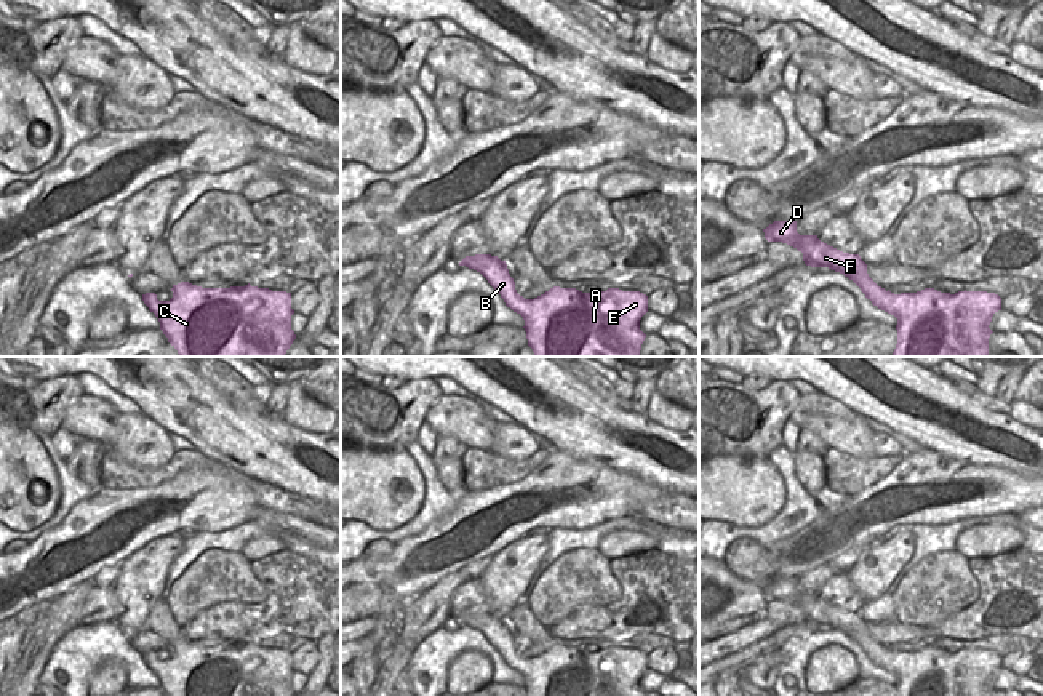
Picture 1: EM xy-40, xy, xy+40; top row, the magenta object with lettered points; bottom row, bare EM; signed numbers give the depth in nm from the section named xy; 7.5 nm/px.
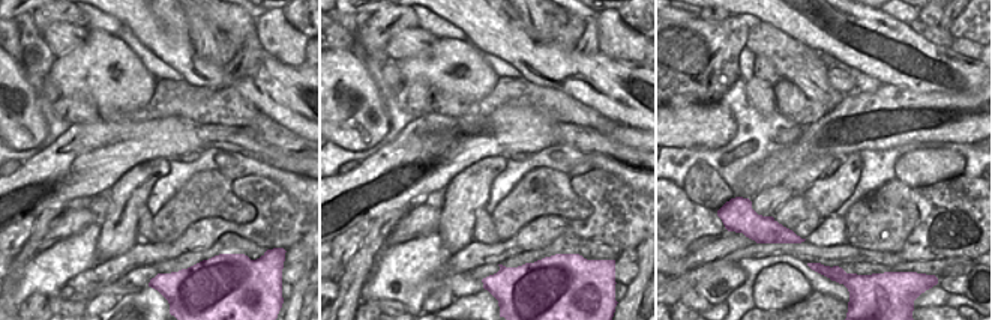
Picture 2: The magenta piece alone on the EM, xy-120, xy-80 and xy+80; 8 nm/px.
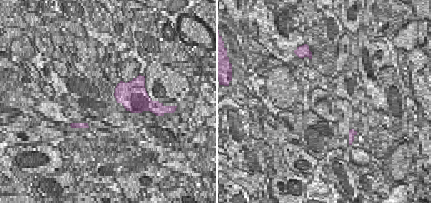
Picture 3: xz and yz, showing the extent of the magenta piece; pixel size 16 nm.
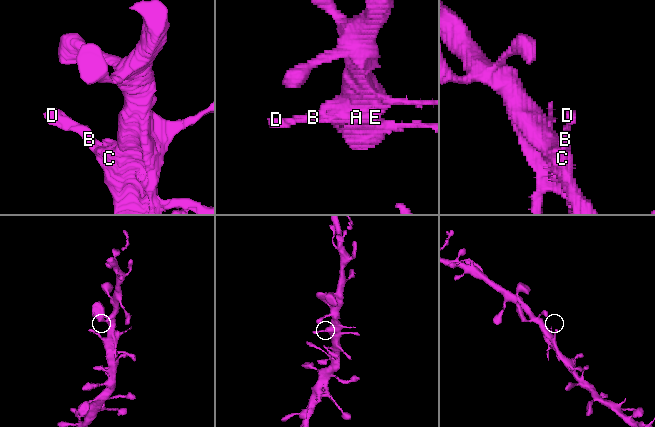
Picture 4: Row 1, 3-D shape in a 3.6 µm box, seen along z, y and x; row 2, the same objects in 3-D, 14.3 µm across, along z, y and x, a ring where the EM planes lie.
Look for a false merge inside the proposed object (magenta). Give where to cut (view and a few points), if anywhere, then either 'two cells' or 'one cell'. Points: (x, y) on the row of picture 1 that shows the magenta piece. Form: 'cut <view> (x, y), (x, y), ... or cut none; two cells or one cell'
cut none; one cell

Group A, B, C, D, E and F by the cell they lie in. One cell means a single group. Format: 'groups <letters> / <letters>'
groups A B C D E F

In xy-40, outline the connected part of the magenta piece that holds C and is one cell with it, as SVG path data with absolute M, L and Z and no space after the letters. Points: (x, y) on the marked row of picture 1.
M181 282L170 301L142 294L179 357L285 357L296 339L291 293L269 288L202 288Z

